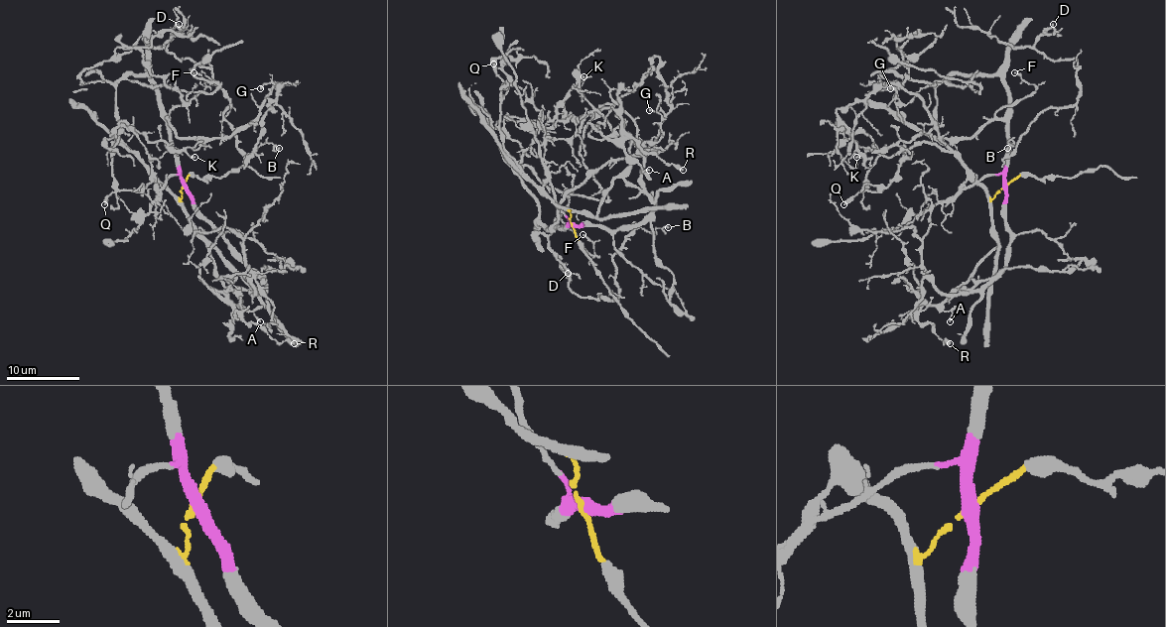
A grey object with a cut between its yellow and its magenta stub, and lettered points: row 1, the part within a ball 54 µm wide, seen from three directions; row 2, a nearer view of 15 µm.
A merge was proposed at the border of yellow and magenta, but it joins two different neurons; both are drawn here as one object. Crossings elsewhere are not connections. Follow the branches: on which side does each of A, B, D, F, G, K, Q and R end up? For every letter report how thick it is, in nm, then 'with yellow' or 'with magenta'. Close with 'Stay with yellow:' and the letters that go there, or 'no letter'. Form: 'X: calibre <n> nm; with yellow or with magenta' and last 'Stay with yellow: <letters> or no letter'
A: calibre 150 nm; with yellow
B: calibre 130 nm; with magenta
D: calibre 180 nm; with magenta
F: calibre 130 nm; with magenta
G: calibre 130 nm; with magenta
K: calibre 200 nm; with magenta
Q: calibre 280 nm; with yellow
R: calibre 320 nm; with yellow
Stay with yellow: A, Q, R

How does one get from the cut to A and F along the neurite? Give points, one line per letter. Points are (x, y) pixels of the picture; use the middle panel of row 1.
A: (572, 224), (570, 211), (595, 217), (602, 193), (632, 163), (643, 172), (649, 170)
F: (572, 224), (561, 228), (557, 224), (559, 215), (581, 245), (593, 256), (593, 243), (582, 234)

